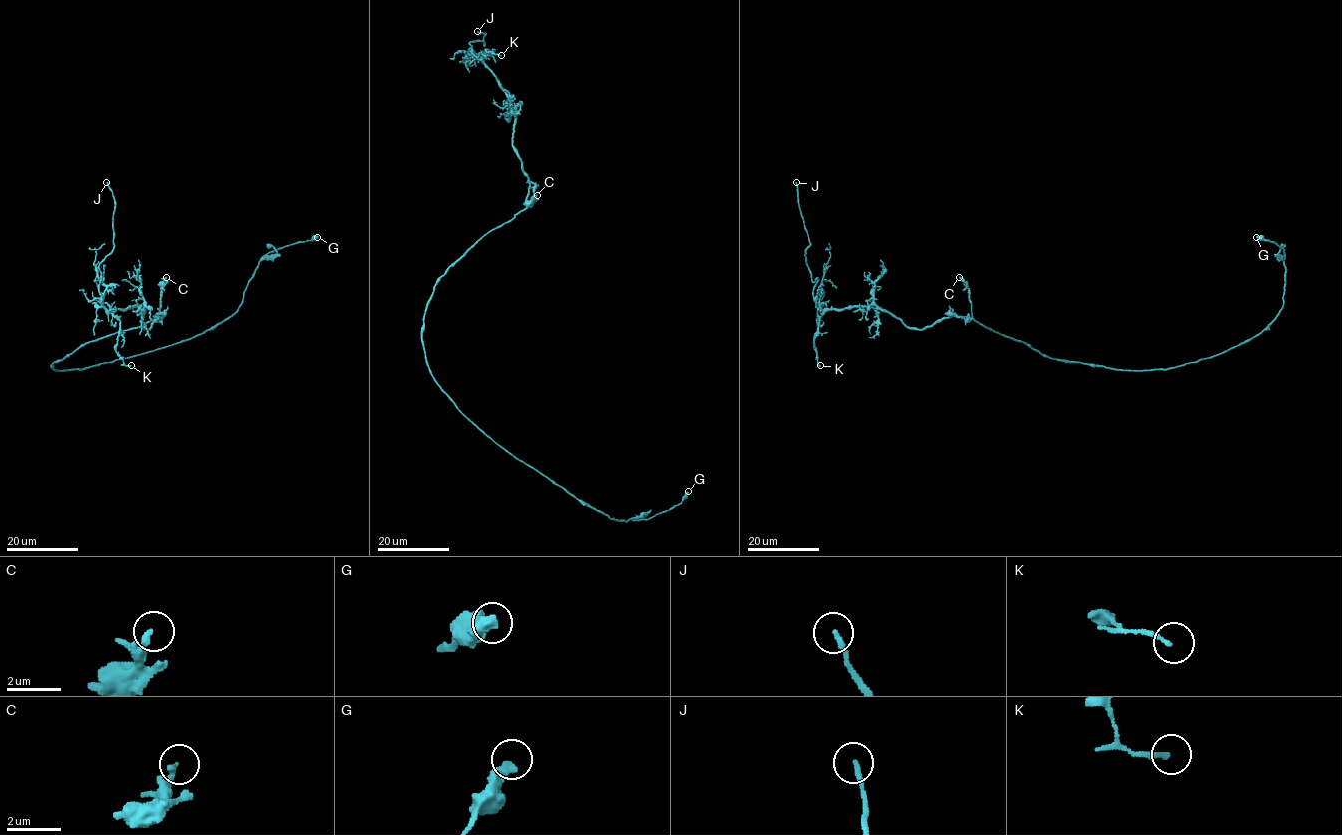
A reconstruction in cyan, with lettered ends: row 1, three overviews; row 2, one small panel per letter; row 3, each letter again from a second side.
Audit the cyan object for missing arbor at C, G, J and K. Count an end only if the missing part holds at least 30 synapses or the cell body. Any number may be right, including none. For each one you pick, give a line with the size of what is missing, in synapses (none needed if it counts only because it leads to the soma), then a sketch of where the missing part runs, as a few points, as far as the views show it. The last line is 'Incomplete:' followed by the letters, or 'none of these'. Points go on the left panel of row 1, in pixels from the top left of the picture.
J: course (106, 182), (101, 161), (84, 150), (88, 149)
Incomplete: J

